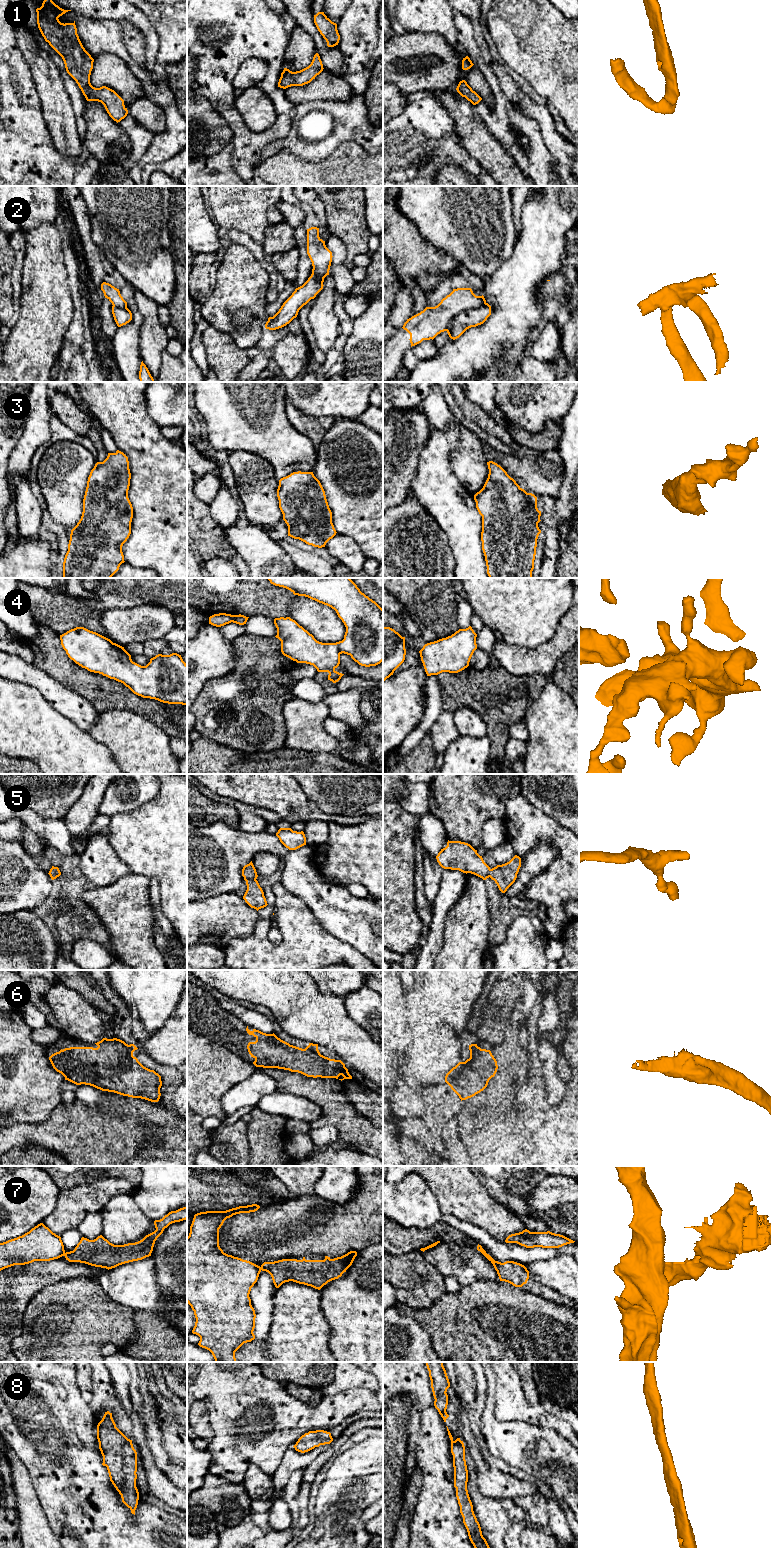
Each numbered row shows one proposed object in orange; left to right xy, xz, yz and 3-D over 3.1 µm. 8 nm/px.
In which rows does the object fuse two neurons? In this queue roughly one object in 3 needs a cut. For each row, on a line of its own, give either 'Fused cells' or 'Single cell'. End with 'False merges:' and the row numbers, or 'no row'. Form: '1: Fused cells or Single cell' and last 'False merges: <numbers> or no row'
1: Single cell
2: Fused cells
3: Single cell
4: Single cell
5: Single cell
6: Single cell
7: Fused cells
8: Single cell
False merges: 2, 7

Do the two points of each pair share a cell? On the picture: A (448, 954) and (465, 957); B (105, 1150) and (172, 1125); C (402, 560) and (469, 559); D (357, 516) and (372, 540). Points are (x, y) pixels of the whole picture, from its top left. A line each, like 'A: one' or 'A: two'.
A: one
B: one
C: two
D: one

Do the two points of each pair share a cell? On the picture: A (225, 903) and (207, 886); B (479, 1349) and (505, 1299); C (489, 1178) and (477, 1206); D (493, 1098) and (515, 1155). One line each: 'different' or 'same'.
A: different
B: same
C: different
D: same

